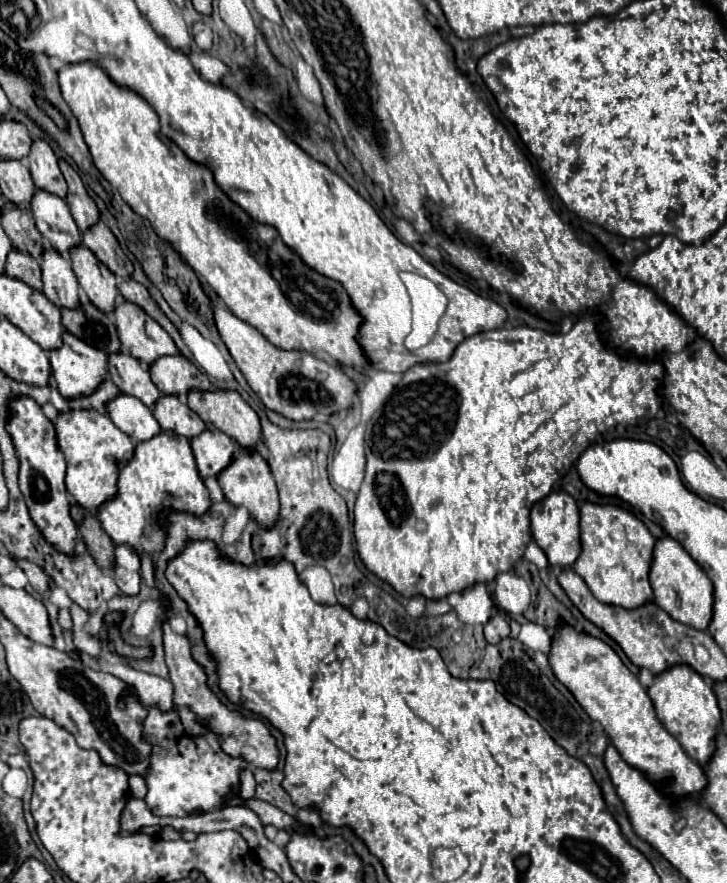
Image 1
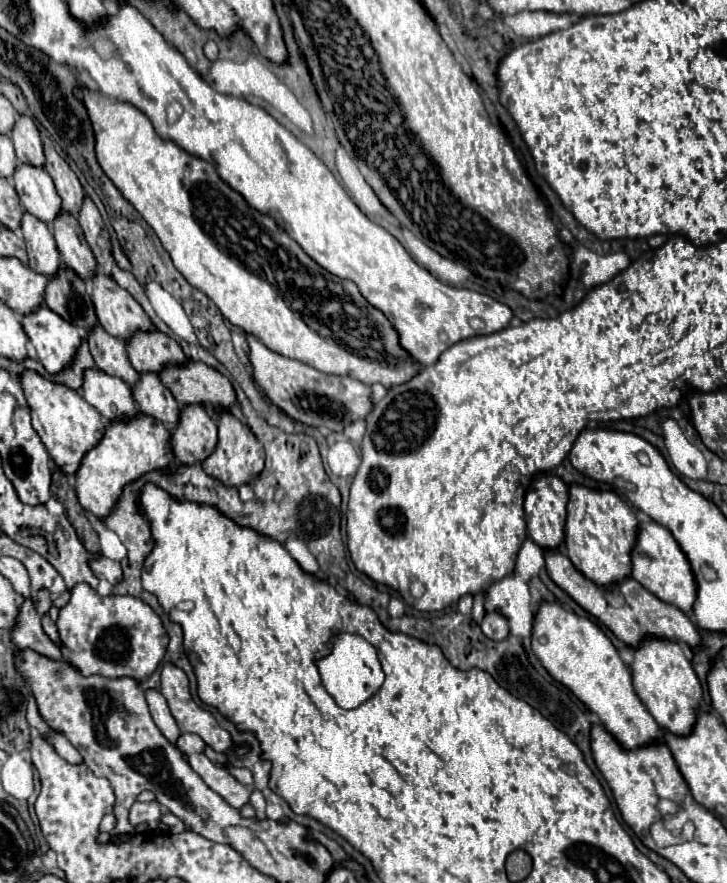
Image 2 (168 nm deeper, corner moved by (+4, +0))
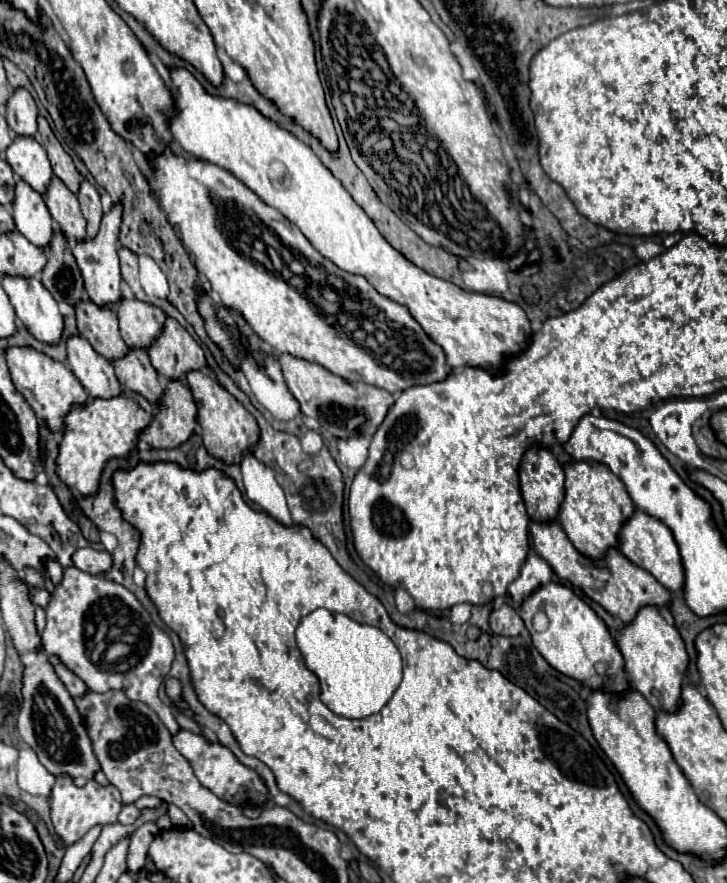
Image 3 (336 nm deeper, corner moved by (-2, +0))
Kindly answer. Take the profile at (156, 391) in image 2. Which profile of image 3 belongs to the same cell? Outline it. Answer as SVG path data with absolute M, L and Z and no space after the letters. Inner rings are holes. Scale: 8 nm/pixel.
M129 348L123 358L111 360L111 366L125 390L135 390L143 394L151 404L155 404L163 384L159 382L159 376L143 348Z

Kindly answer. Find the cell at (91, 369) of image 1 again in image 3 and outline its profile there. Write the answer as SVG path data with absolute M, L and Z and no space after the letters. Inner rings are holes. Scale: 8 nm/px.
M5 274L1 278L1 286L13 304L17 318L37 340L53 344L59 342L63 332L63 316L55 298L37 276L25 278Z

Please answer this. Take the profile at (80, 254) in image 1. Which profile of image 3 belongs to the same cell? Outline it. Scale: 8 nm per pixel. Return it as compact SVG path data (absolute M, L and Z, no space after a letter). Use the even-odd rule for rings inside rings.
M57 176L51 178L43 198L45 198L45 204L53 220L59 224L59 230L67 234L71 242L83 240L85 238L85 218L81 214L77 196Z

